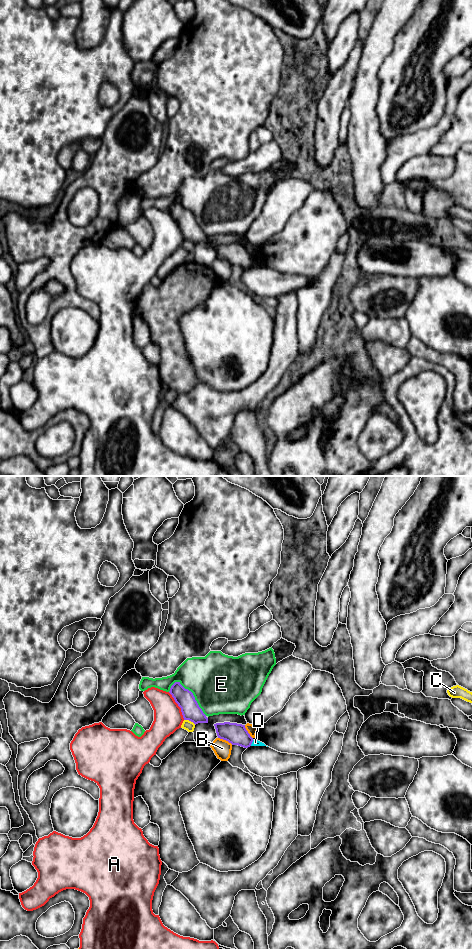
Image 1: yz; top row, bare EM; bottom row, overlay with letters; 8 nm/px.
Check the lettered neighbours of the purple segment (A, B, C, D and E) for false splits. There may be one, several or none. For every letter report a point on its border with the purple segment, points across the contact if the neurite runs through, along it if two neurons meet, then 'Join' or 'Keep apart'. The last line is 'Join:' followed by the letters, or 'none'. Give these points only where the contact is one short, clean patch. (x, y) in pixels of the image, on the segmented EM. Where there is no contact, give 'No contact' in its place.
A: Touches purple at yz (178, 705). Keep apart
B: Touches purple at yz (225, 739). Boundary: yz (218, 737), (232, 744). Keep apart
C: Touches purple at yz (190, 720). Keep apart
D: Touches purple at yz (251, 743). Boundary: yz (253, 740), (250, 745). Keep apart
E: Touches purple at yz (192, 693). Keep apart
Join: none

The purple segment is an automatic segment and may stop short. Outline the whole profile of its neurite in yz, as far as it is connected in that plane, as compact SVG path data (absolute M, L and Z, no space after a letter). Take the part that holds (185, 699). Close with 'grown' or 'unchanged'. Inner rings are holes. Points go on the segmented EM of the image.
M175 682L169 693L181 708L184 720L189 720L195 725L198 723L208 723L208 718L199 707L191 691L185 689L180 682Z; unchanged

